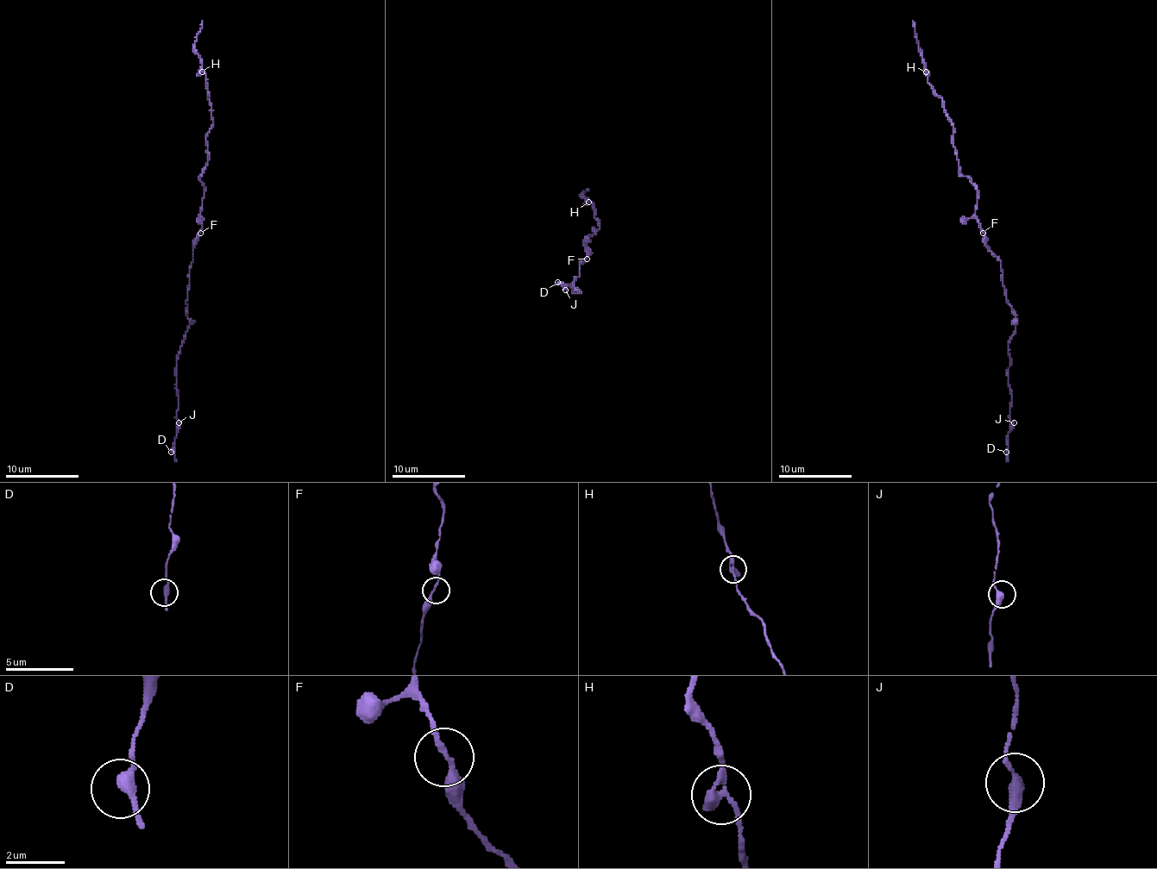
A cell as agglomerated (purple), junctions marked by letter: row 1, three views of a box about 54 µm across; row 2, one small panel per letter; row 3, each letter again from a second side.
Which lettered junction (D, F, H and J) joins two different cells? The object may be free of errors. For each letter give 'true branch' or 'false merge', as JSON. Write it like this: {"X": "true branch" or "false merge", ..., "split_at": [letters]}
{"D": "true branch", "F": "true branch", "H": "true branch", "J": "true branch", "split_at": []}

